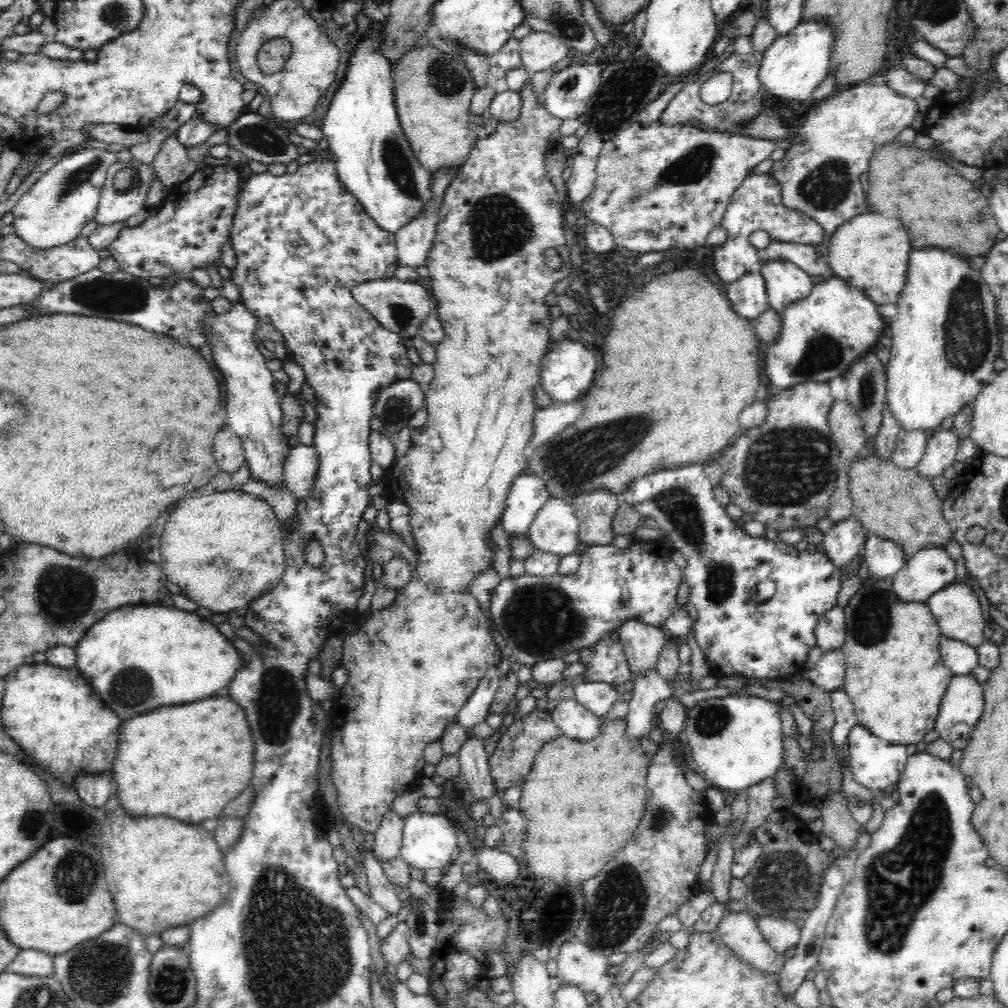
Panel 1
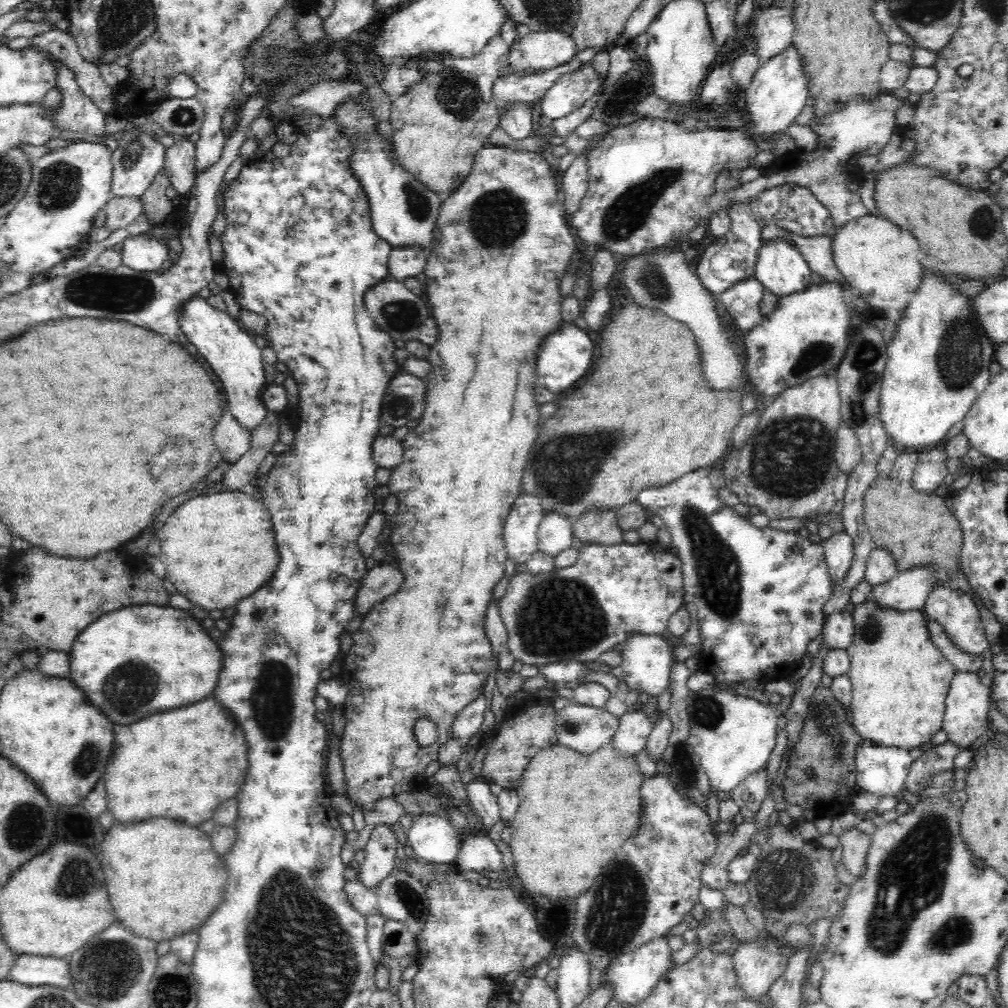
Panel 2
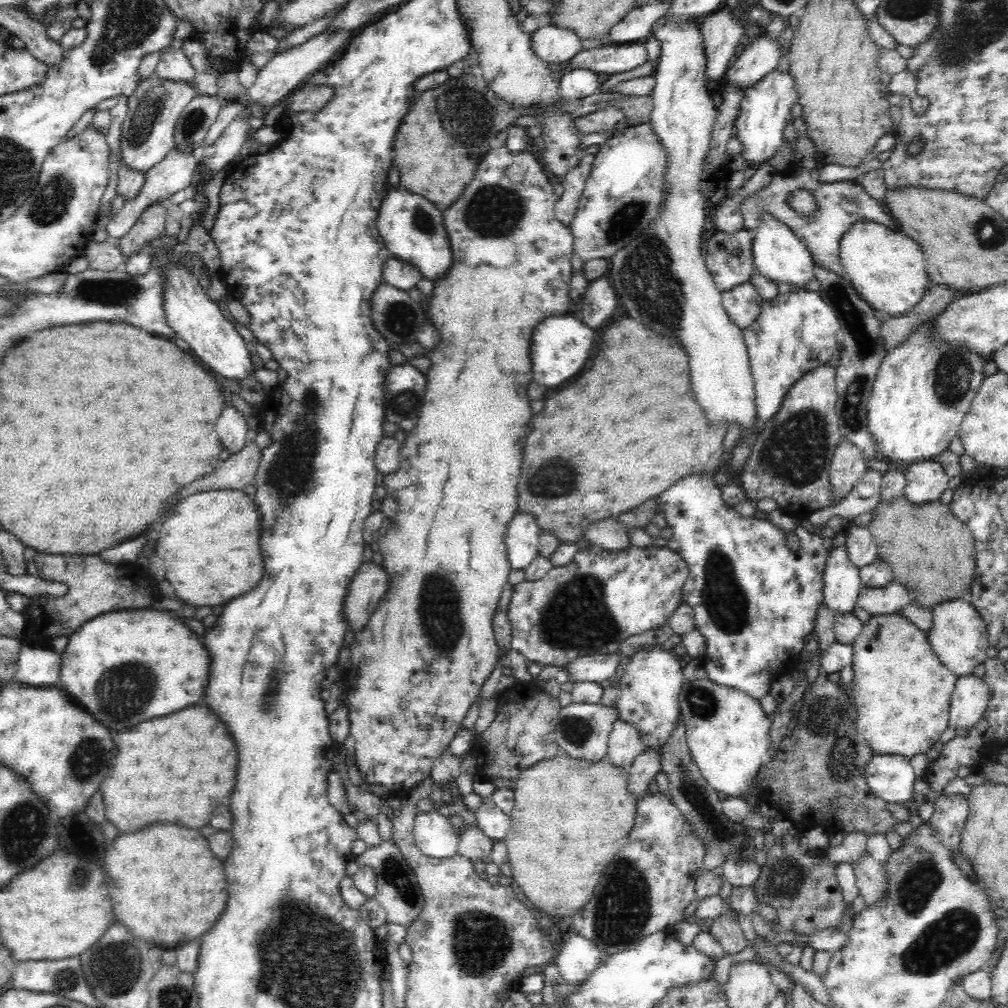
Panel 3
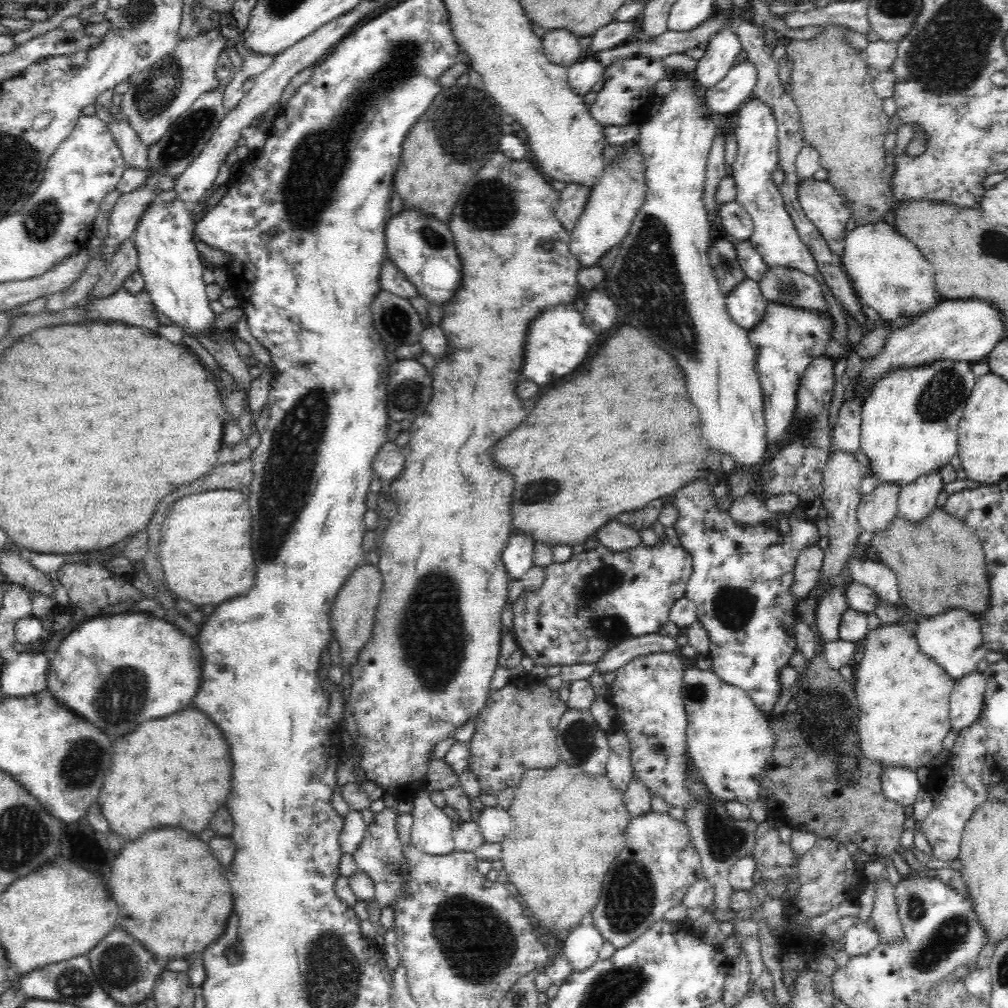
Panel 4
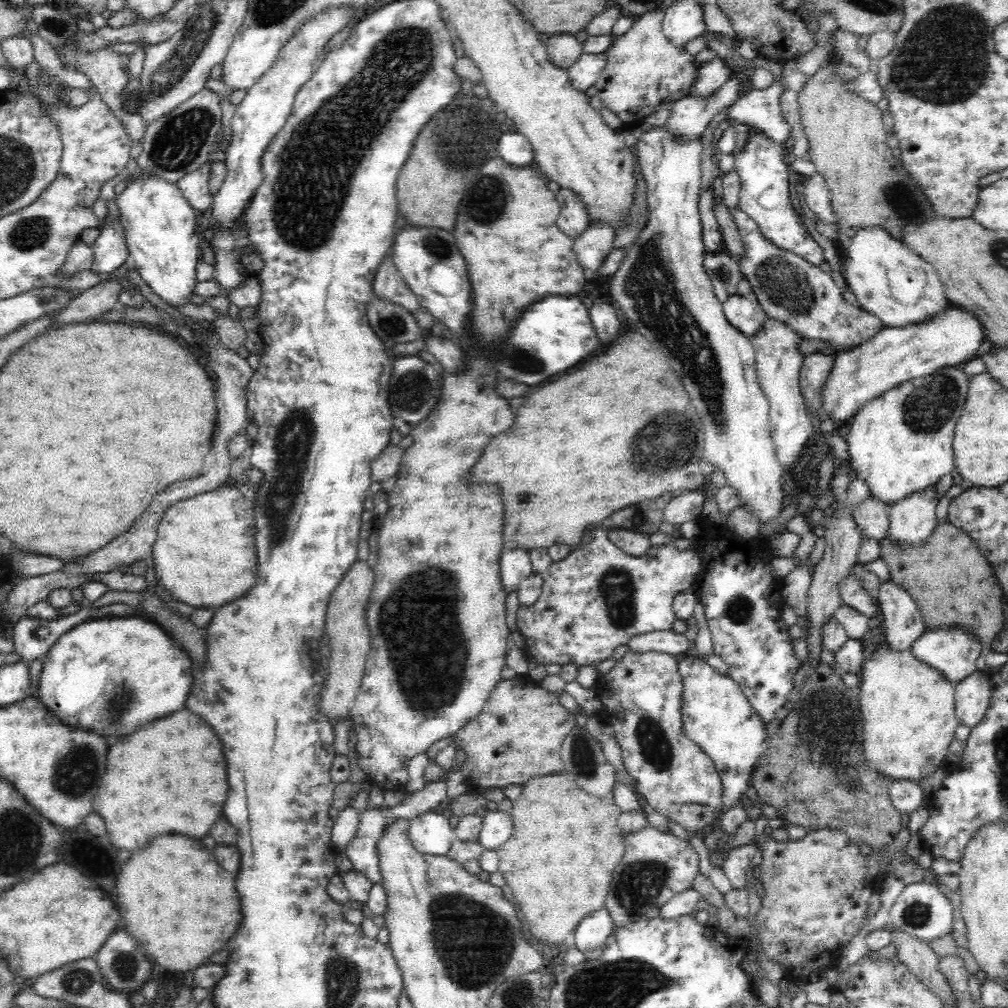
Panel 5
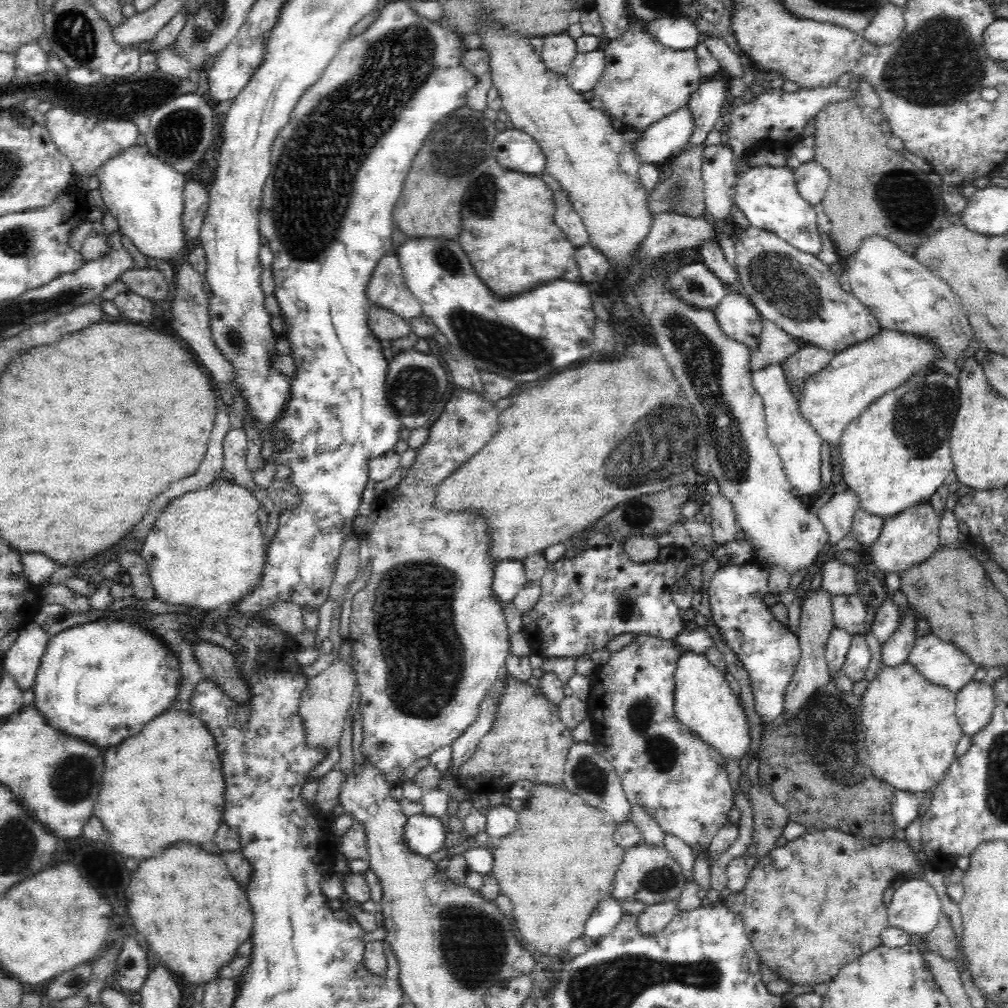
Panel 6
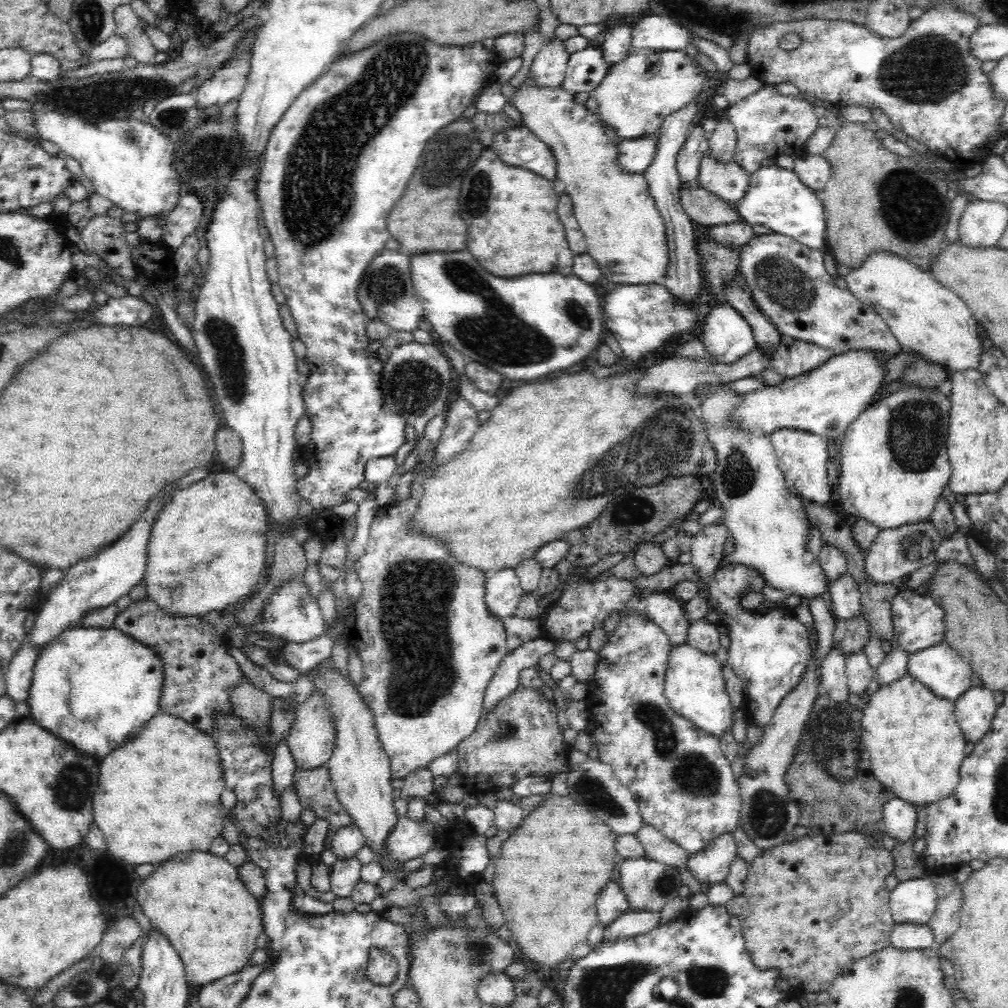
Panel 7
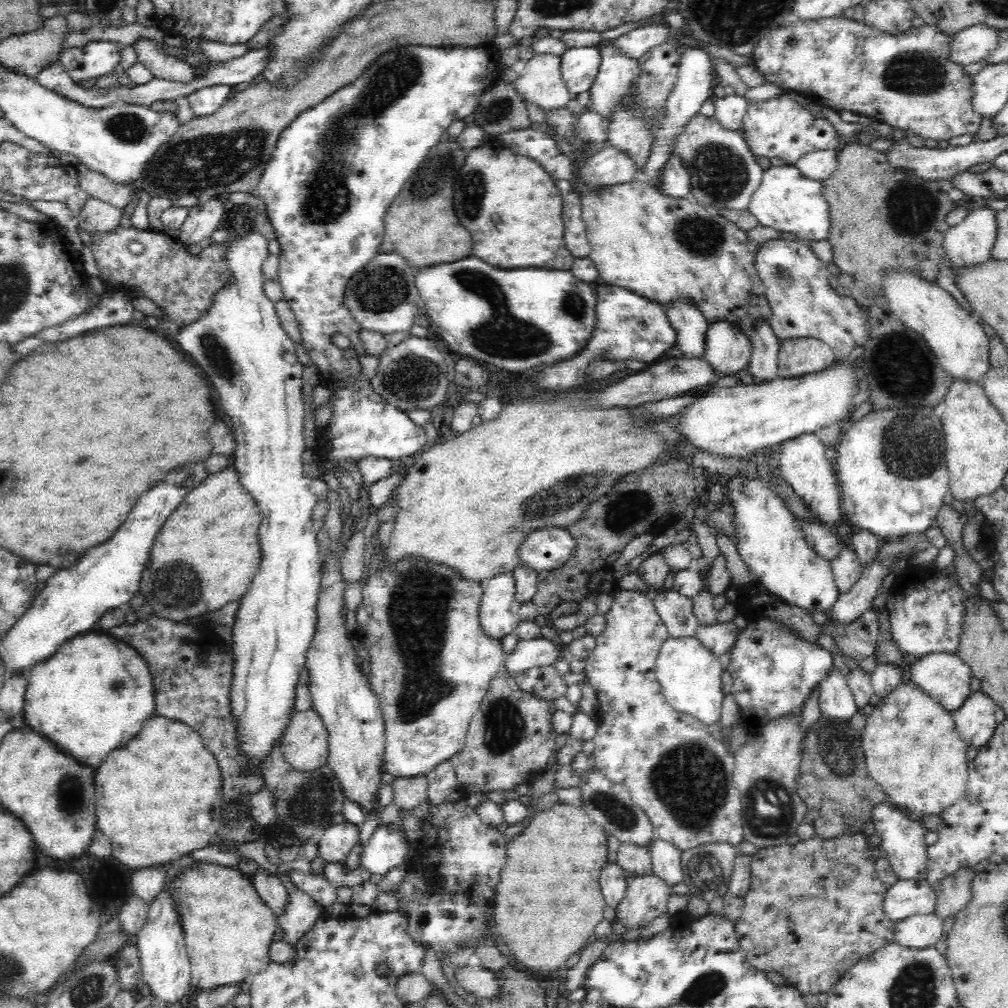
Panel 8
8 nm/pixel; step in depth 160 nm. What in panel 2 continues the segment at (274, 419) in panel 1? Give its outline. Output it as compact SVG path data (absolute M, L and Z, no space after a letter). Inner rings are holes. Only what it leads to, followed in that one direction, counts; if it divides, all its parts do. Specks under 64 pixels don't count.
M200 295L190 296L182 304L177 314L179 327L186 338L206 358L216 376L222 380L228 401L228 410L232 412L235 422L250 433L266 420L269 411L263 400L266 390L264 361L261 348L256 345L250 331L238 325L227 313L208 305Z

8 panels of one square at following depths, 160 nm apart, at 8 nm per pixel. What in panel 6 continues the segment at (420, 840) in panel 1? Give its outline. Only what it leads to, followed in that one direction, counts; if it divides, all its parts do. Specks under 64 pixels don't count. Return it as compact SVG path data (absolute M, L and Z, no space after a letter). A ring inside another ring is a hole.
M412 815L407 817L403 839L414 854L428 857L444 848L446 827L433 815Z

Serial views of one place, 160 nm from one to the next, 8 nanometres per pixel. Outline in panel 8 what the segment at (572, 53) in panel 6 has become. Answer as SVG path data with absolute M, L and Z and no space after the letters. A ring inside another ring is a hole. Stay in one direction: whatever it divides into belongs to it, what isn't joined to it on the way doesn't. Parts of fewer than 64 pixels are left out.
M535 53L516 81L517 93L526 103L544 110L566 107L571 99L562 76L562 58Z

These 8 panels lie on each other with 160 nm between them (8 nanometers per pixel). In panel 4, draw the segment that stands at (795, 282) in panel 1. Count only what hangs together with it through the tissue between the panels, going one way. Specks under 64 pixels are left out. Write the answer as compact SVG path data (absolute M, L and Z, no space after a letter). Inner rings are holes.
M752 94L746 102L744 102L737 110L736 112L738 119L736 122L735 127L735 141L737 146L737 155L734 161L734 164L731 166L733 170L733 174L731 175L736 183L736 196L735 200L736 203L740 204L742 208L744 208L744 211L746 211L752 219L753 222L753 233L750 237L747 238L747 241L754 247L754 250L760 254L762 257L762 260L764 263L766 263L766 266L768 268L775 267L778 265L778 267L790 267L793 269L800 269L800 271L808 273L810 276L814 276L817 272L817 266L816 261L814 261L814 257L812 256L812 253L810 253L809 248L806 248L806 245L800 240L800 237L798 237L798 233L796 232L796 228L794 228L793 220L790 219L790 215L788 215L788 211L785 209L785 206L783 206L783 200L782 195L780 195L780 191L778 191L778 187L770 181L770 174L774 172L774 170L777 169L778 164L778 147L779 147L779 140L777 137L777 122L776 117L773 115L773 110L761 99L758 98L755 94Z

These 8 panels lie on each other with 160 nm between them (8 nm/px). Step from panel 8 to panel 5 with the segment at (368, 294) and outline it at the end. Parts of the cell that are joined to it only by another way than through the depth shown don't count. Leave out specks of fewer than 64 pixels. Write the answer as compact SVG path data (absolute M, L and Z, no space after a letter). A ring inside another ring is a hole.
M390 256L379 264L373 291L378 298L399 304L408 311L416 310L421 305Z

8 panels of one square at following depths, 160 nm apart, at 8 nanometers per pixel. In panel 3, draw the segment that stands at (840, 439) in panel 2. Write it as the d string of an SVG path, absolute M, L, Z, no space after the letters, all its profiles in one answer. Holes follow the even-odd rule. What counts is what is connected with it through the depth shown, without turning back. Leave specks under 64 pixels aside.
M842 439L830 466L830 483L833 486L834 499L844 499L869 469L862 451L850 441Z

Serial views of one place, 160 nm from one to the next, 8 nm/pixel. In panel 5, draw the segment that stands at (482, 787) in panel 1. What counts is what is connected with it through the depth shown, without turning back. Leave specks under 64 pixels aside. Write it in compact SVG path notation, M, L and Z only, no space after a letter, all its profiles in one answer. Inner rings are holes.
M498 809L486 810L479 834L479 843L483 848L495 851L512 836L513 828L512 817L508 812L501 812Z

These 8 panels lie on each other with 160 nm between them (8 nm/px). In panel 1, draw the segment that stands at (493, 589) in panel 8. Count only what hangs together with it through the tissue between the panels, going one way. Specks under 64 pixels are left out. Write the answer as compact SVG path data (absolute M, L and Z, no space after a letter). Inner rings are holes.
M525 468L517 480L510 484L506 508L501 516L506 533L518 537L526 535L536 512L550 498L543 481Z

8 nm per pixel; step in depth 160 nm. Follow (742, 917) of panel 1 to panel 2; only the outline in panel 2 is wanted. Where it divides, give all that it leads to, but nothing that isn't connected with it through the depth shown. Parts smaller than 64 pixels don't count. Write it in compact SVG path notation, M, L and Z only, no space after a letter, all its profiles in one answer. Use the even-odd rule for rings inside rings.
M758 936L757 940L752 943L738 943L738 938L733 938L732 956L735 968L735 974L737 974L737 984L741 987L745 998L758 1002L762 994L767 994L771 984L774 980L778 980L788 965L788 958L785 958L780 953L781 944L769 942L765 938Z

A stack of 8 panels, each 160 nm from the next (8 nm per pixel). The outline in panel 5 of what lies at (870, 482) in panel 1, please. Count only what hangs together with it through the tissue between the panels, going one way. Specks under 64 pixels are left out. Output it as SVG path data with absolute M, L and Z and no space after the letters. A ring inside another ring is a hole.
M936 518L936 526L924 545L918 547L898 547L890 536L879 541L882 559L889 568L890 579L894 584L901 586L915 600L918 610L923 616L927 628L937 628L942 624L957 624L958 627L971 632L979 639L981 646L988 646L1004 628L1002 608L1002 591L992 576L992 569L988 561L979 554L976 543L972 538L954 526L951 522L942 522Z

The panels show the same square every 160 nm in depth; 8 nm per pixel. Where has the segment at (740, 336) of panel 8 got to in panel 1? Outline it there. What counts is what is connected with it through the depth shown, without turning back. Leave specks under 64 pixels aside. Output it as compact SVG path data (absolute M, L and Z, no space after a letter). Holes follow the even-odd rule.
M758 267L730 282L724 293L734 312L743 319L754 322L769 308L765 280Z

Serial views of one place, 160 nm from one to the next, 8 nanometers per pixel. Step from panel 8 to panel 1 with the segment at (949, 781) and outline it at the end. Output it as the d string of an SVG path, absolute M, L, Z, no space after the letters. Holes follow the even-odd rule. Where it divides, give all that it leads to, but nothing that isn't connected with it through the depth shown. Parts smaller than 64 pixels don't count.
M869 574L868 578L861 580L860 588L853 594L843 608L846 621L846 634L844 644L839 649L844 653L846 663L845 684L843 689L852 701L854 714L857 716L858 723L863 724L871 734L877 736L879 739L885 740L887 743L906 746L907 744L920 742L920 740L924 738L924 734L934 728L938 716L939 704L953 676L949 668L946 667L940 659L939 638L942 636L941 628L932 611L929 609L929 606L926 602L902 602L897 598L897 594L895 594L893 590L893 582L893 576L882 579L871 576L871 574Z

